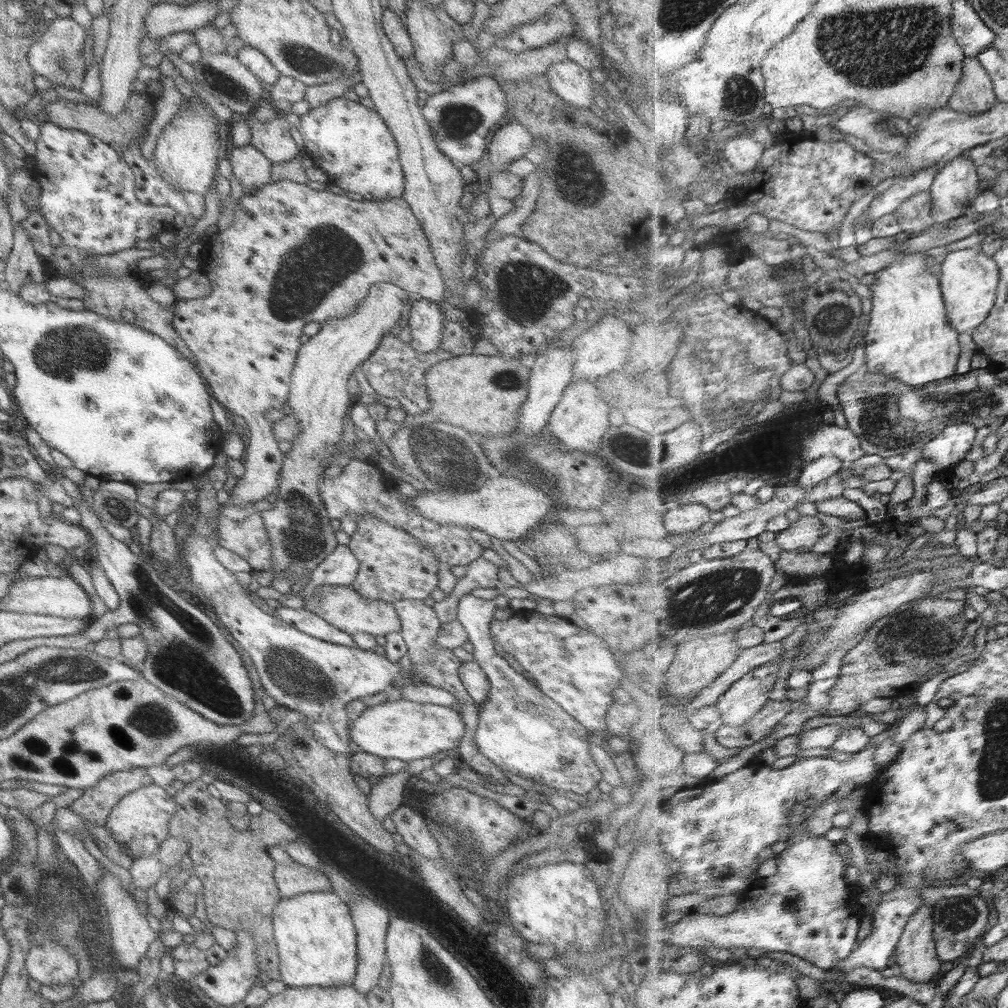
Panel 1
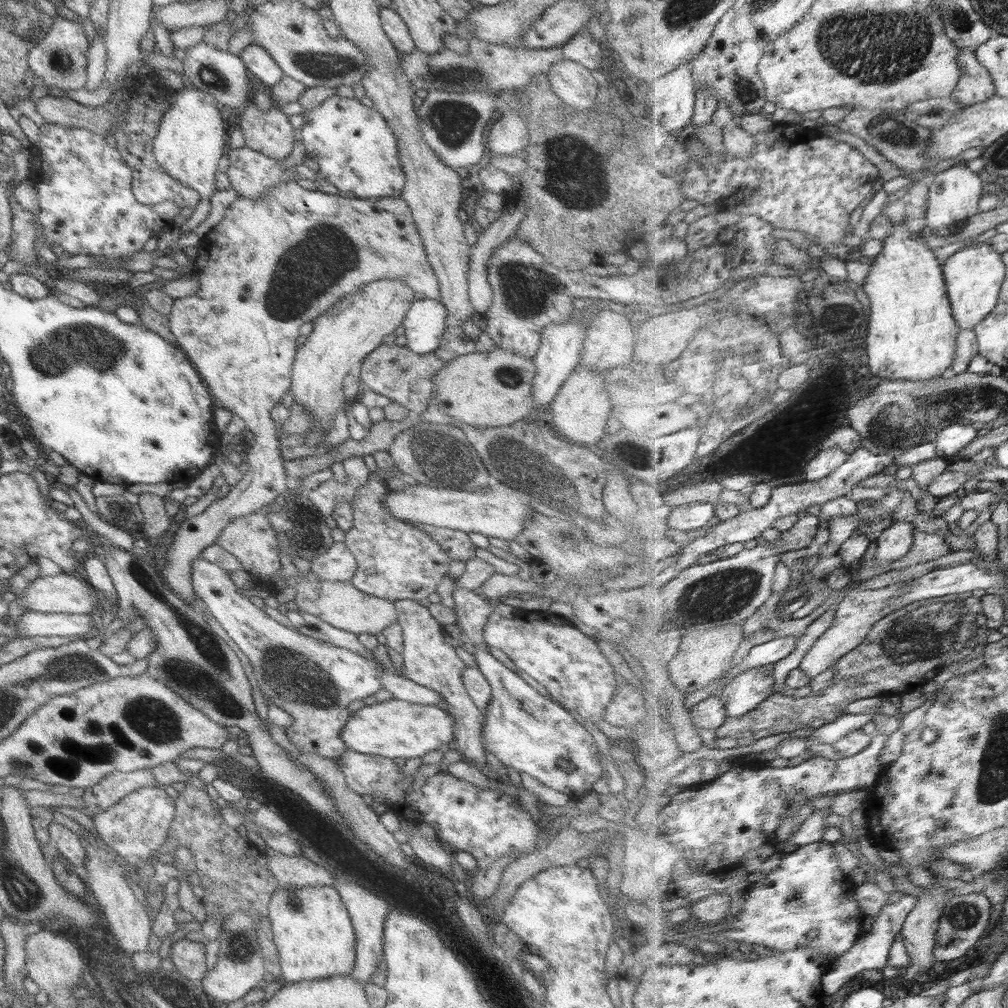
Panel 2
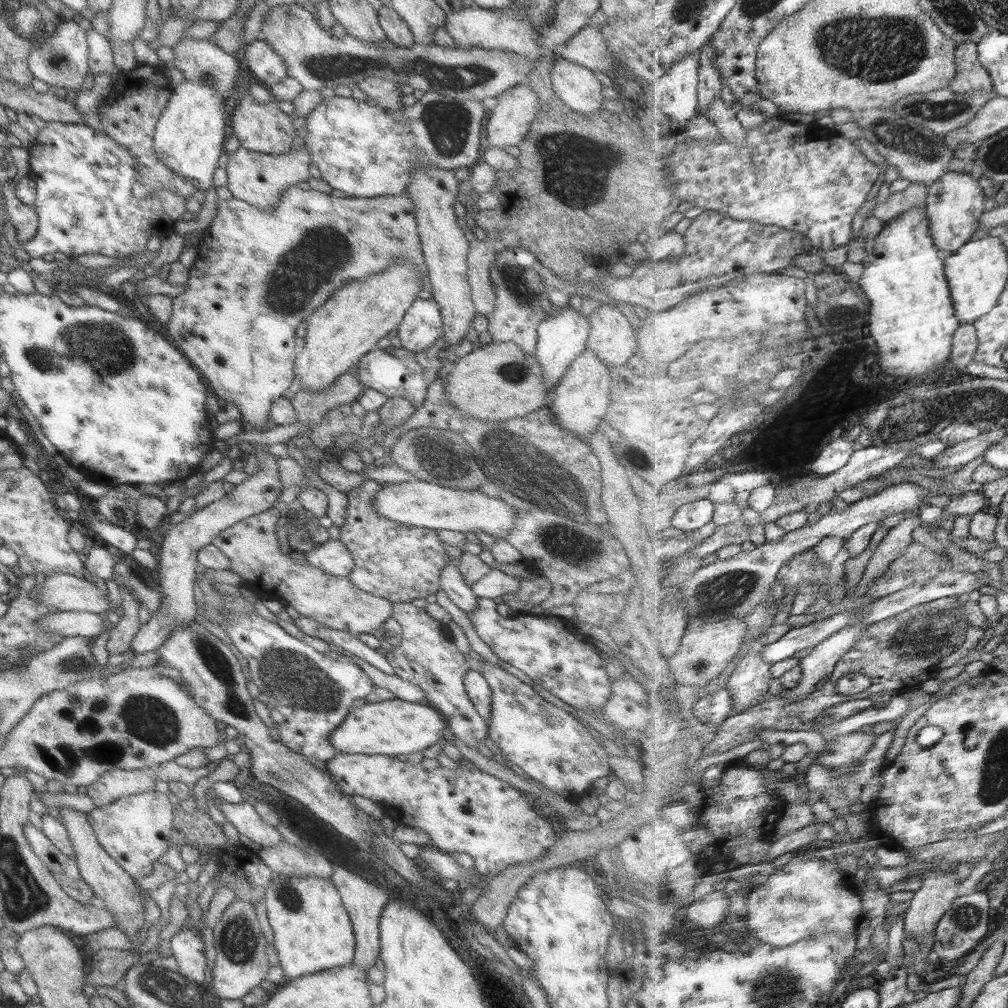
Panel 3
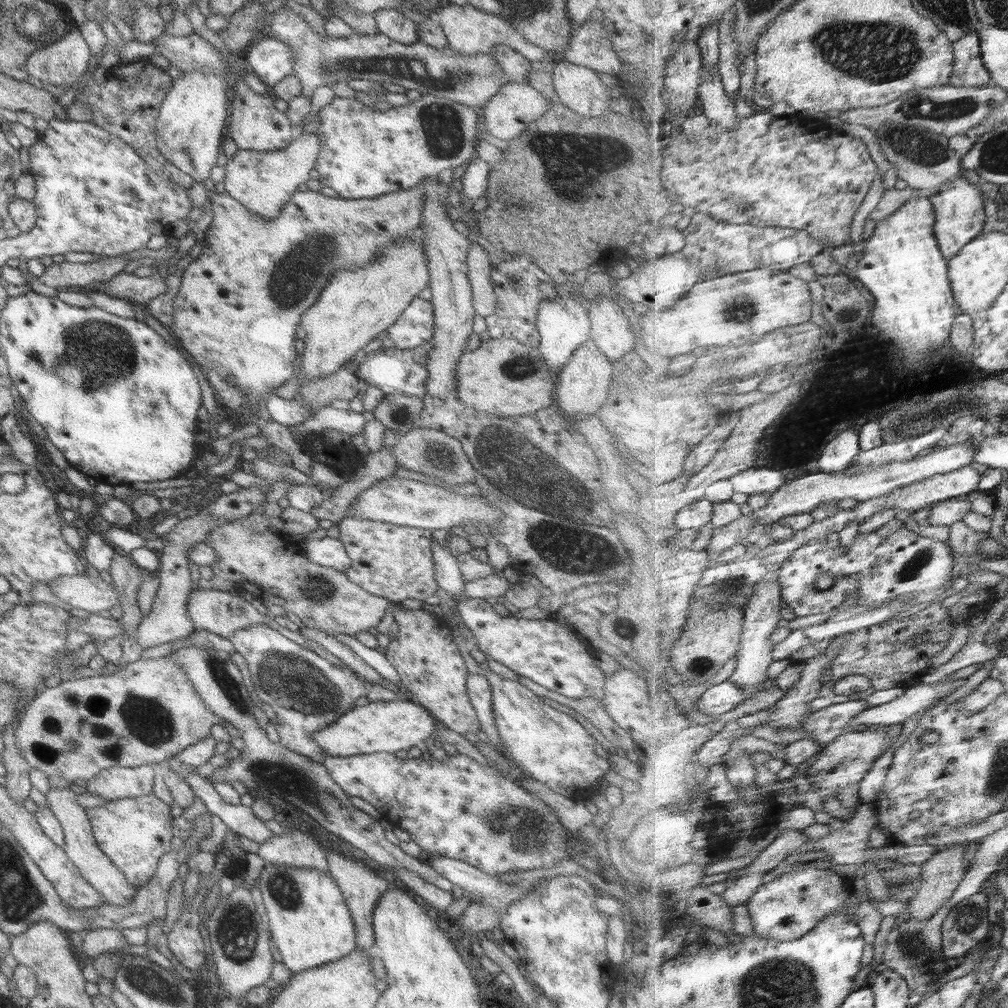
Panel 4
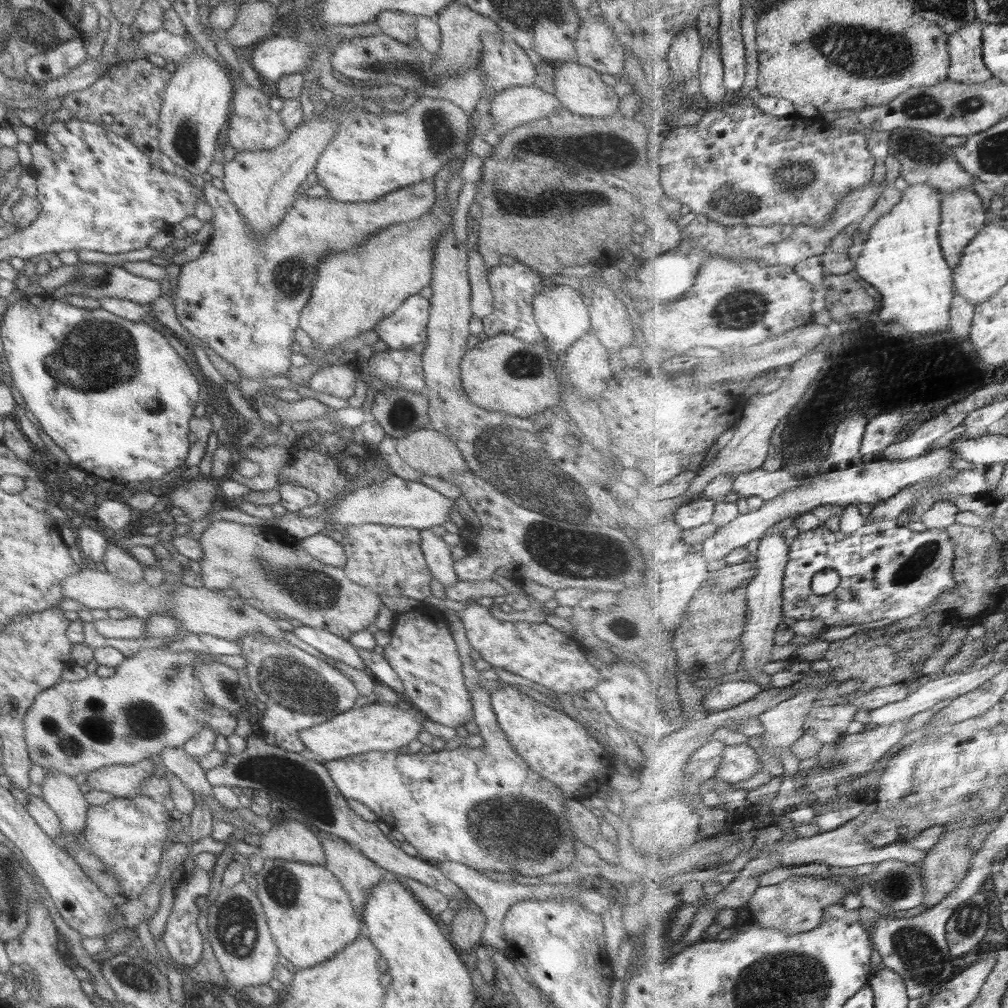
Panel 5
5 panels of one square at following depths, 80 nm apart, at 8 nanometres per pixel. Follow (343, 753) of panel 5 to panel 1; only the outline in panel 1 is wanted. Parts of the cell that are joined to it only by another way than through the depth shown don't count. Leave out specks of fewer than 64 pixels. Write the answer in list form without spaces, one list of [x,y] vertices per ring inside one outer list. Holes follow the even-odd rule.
[[[398,699],[369,706],[349,722],[348,736],[359,750],[387,759],[397,758],[404,763],[417,758],[433,757],[435,752],[453,754],[464,733],[464,724],[455,709]]]

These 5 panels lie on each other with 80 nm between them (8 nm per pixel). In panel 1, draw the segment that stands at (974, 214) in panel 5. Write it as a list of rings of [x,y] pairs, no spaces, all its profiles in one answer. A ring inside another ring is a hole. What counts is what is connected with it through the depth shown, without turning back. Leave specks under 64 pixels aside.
[[[967,152],[961,156],[948,161],[935,178],[931,186],[931,196],[933,197],[933,215],[935,223],[946,223],[954,221],[956,218],[967,214],[967,210],[972,206],[973,200],[981,192],[982,180],[978,174],[978,168],[974,160]]]

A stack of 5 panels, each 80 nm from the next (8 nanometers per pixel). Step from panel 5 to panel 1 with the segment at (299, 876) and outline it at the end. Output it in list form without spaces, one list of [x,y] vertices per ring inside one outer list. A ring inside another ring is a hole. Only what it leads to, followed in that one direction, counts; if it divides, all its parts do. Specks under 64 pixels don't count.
[[[331,889],[280,898],[272,912],[272,937],[278,956],[279,980],[285,987],[343,987],[351,984],[357,962],[355,929],[348,906]]]

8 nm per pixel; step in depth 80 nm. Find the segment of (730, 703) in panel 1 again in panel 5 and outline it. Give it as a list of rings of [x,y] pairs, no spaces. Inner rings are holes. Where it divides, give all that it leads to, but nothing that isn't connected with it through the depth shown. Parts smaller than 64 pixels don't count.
[[[777,530],[777,532],[771,531],[767,536],[765,536],[758,546],[757,557],[757,566],[759,568],[759,573],[753,577],[750,583],[747,585],[745,592],[748,596],[749,600],[749,612],[747,613],[747,620],[744,626],[745,632],[740,636],[740,641],[744,646],[744,657],[746,660],[746,669],[748,670],[749,677],[746,678],[747,682],[757,682],[757,677],[760,674],[765,673],[766,664],[769,664],[771,660],[771,652],[773,649],[776,649],[776,644],[774,641],[775,635],[777,634],[777,628],[779,628],[779,624],[783,622],[784,617],[784,608],[783,608],[783,590],[784,590],[784,580],[785,580],[785,569],[789,564],[789,554],[790,554],[790,546],[787,546],[787,540],[783,538],[781,532]]]

